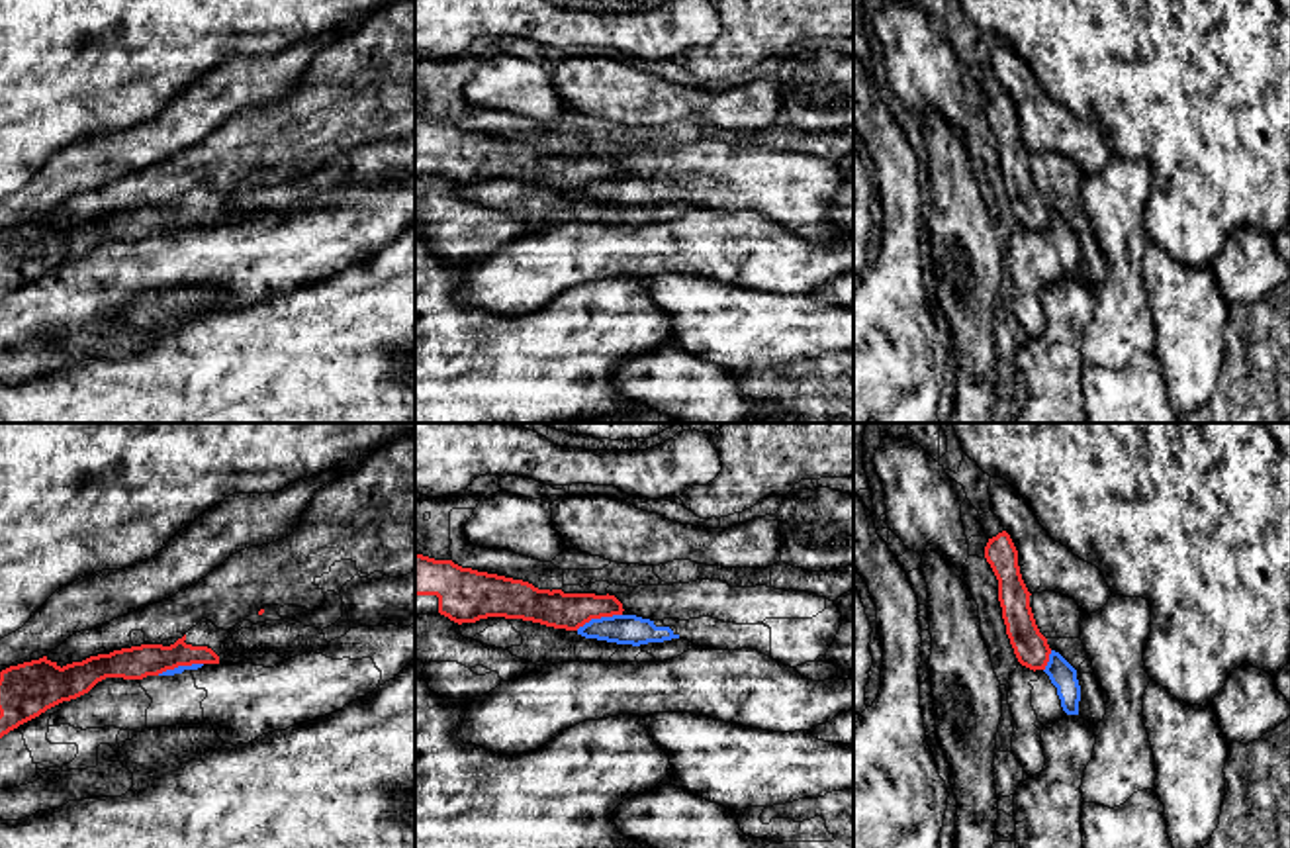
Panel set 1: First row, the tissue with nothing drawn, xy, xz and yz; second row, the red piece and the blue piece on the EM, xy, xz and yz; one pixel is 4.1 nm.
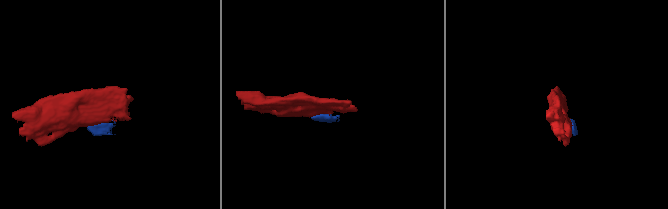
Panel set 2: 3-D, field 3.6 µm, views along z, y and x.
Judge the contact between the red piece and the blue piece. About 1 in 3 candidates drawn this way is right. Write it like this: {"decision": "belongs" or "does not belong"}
{"decision": "does not belong"}

